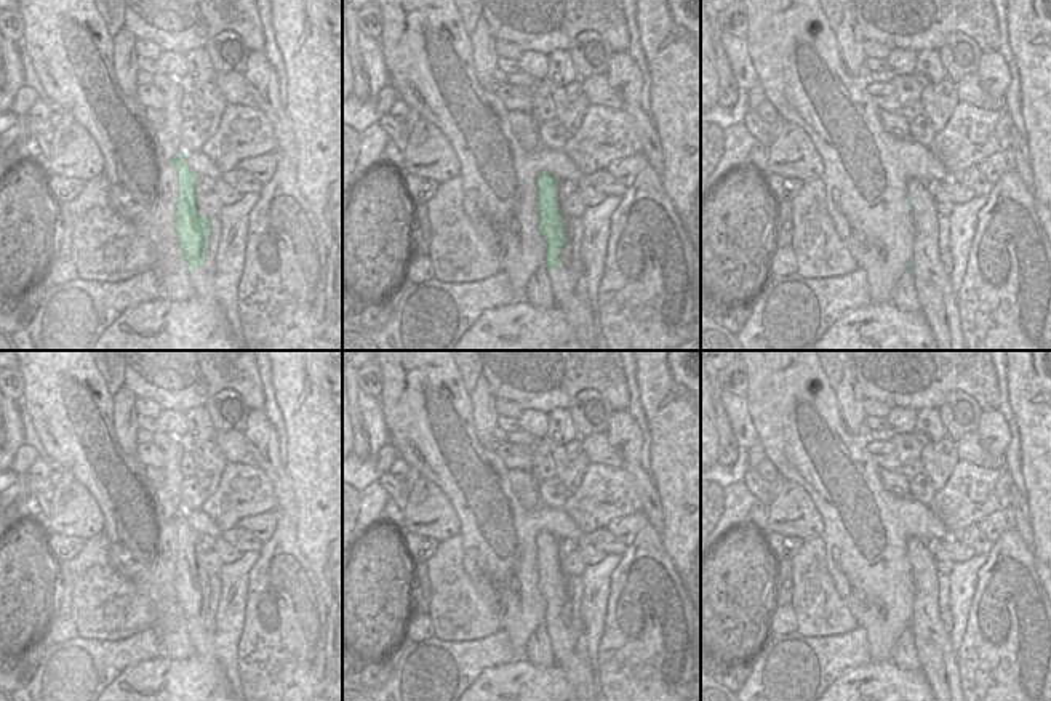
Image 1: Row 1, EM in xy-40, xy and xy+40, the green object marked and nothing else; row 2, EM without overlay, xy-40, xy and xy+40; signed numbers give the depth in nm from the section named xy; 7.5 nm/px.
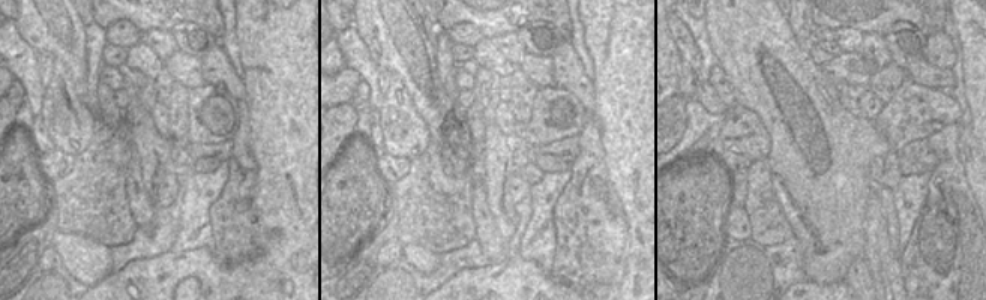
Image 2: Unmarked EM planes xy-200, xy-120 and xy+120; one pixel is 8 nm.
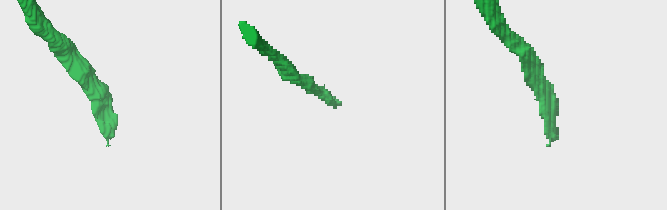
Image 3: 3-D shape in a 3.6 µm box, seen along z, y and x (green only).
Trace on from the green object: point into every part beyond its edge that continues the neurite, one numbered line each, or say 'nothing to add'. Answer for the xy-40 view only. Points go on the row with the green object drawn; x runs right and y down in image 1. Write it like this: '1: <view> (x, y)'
1: xy-40 (202, 282)

